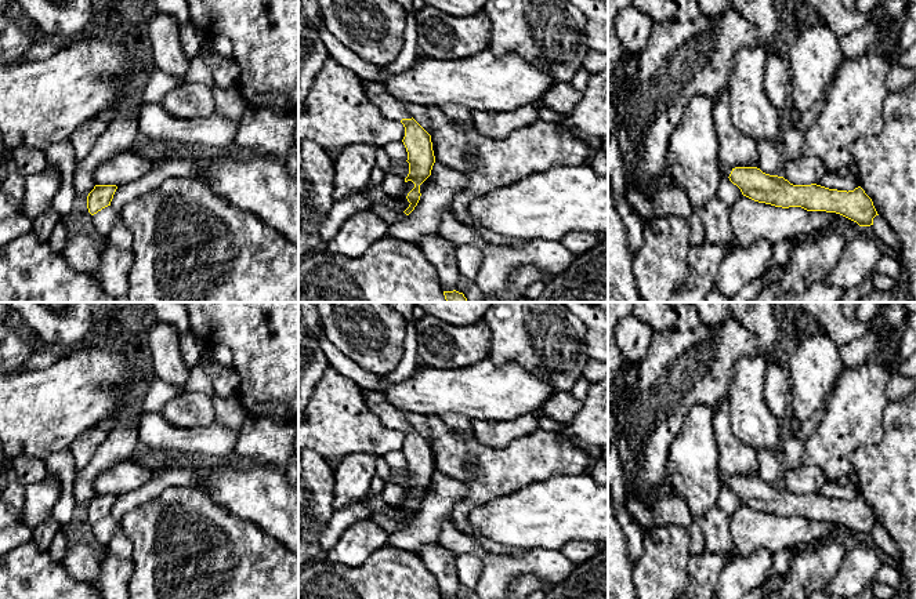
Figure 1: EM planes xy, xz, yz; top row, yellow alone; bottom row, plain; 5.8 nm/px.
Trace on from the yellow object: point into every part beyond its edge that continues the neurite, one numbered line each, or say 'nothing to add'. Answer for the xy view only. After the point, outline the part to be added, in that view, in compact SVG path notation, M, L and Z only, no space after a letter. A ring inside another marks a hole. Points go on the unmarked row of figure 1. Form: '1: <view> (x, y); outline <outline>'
nothing to add

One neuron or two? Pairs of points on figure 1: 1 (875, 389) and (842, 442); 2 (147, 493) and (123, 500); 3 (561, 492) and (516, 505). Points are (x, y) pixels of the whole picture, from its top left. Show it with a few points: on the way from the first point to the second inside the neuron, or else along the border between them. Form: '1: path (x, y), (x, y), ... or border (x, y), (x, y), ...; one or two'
1: path (862, 402), (843, 429); one
2: path (141, 496), (129, 500); one
3: path (550, 503), (547, 505), (527, 505); one

